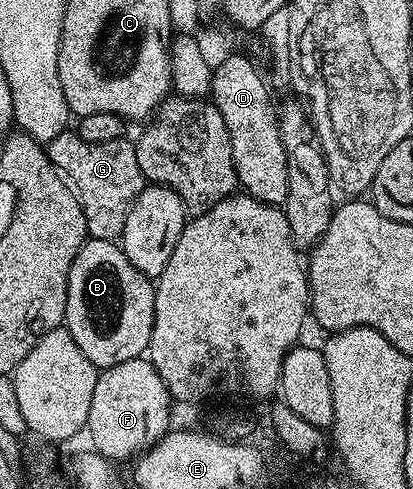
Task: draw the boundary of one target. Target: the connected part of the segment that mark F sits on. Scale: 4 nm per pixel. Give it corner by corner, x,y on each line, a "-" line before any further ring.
135,357
103,370
96,379
85,425
93,450
113,463
131,460
170,431
172,400
157,369
147,358

